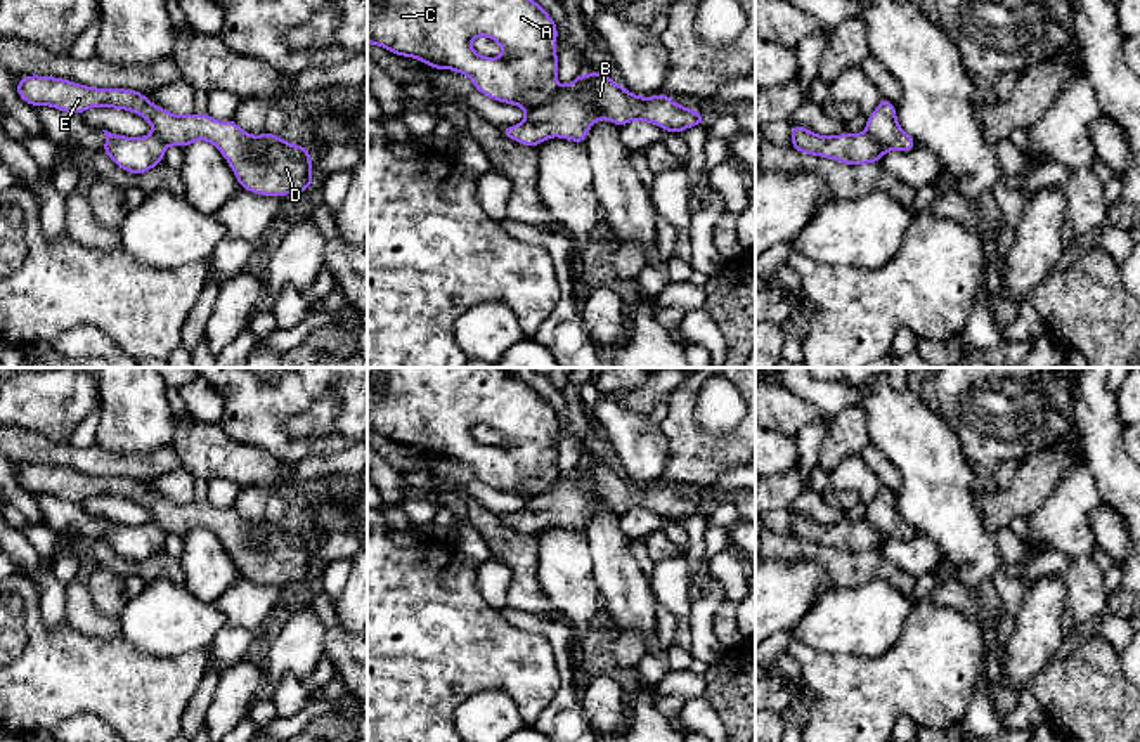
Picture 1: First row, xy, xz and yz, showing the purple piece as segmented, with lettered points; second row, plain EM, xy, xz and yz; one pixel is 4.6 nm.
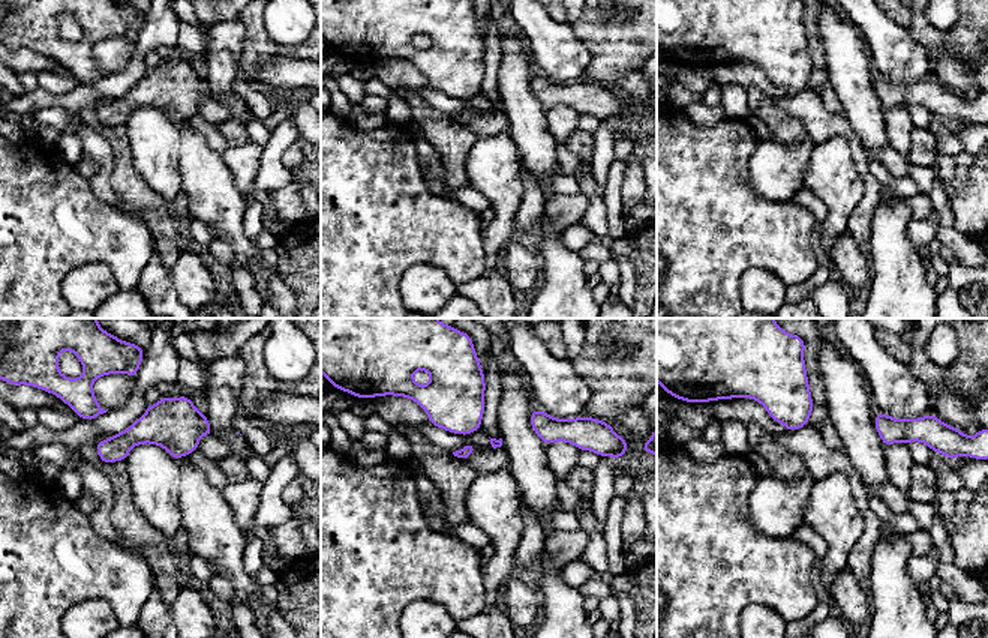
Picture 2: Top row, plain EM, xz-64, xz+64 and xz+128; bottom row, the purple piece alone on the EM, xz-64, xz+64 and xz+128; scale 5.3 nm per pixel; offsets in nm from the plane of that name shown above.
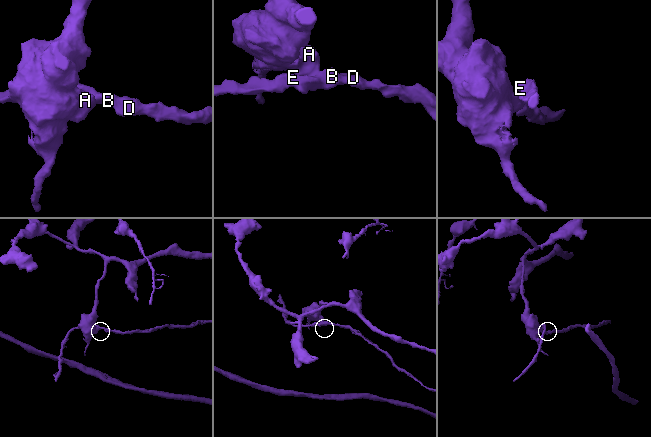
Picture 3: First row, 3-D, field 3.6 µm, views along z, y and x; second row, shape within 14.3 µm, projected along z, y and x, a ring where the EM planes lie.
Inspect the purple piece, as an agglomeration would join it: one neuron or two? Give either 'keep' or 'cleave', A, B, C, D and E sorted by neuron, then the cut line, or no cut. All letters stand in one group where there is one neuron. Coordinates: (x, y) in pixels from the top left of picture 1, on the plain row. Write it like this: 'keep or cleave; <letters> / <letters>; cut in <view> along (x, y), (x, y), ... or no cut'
cleave; A C / B D E; cut in xz along (558, 474), (544, 491), (525, 500)

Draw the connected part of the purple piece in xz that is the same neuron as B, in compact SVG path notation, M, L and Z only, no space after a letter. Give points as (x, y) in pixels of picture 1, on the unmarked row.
M596 458L591 463L580 461L568 473L558 475L546 492L527 499L523 510L501 520L530 536L551 525L584 532L598 508L608 508L619 517L629 510L648 510L674 522L707 511L698 498L688 498L665 482L636 484Z

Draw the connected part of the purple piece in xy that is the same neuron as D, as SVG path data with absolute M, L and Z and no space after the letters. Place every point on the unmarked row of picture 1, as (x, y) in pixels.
M28 463L16 472L17 484L33 494L50 494L81 503L92 496L135 501L152 513L166 534L187 536L194 529L213 532L232 556L239 576L258 584L286 584L308 579L314 572L310 539L281 524L246 522L234 508L218 510L208 501L172 503L142 480L85 475L55 465Z

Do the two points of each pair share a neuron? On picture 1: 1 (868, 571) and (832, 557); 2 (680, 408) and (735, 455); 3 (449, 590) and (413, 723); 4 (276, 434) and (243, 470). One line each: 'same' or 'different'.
1: same
2: same
3: same
4: different

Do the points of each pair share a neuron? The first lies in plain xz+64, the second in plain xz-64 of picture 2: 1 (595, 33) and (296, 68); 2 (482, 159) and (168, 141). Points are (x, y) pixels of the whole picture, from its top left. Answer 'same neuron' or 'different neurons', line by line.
1: different neurons
2: same neuron

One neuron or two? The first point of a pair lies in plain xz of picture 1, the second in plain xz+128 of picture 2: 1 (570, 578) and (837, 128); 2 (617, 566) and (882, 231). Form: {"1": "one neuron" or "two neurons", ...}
{"1": "two neurons", "2": "two neurons"}

